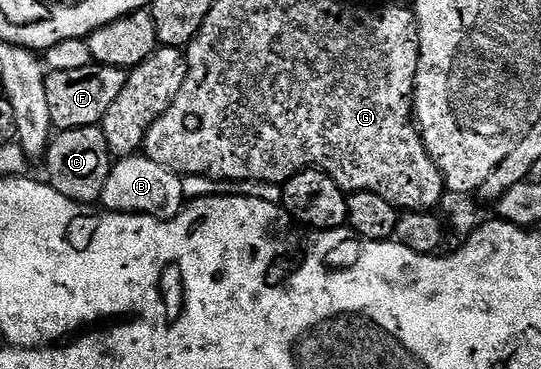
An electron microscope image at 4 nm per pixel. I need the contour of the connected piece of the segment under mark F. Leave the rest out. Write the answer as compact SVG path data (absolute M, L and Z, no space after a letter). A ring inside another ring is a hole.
M96 63L78 67L75 71L52 71L46 76L47 104L51 106L54 130L78 129L79 127L100 126L111 103L119 99L127 83L129 73L119 67L107 67Z

